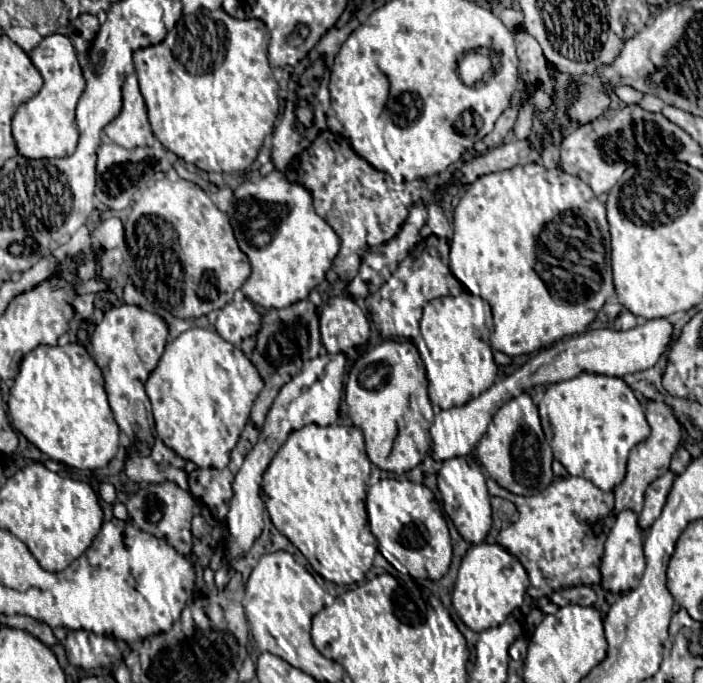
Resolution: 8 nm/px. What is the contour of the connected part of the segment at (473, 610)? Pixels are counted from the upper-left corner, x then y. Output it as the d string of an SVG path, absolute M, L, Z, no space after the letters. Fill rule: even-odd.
M497 543L471 545L459 567L459 575L453 589L453 607L469 629L481 633L485 629L501 625L507 619L507 615L523 603L527 585L527 571L519 563L519 559L507 549L503 549Z

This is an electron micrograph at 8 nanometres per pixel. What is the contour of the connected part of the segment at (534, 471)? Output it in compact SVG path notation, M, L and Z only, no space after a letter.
M521 393L519 397L507 401L493 415L487 433L481 437L475 451L485 473L489 473L493 481L497 481L503 489L515 495L541 493L553 479L553 471L551 471L553 453L549 443L545 441L537 407L533 405L527 393Z

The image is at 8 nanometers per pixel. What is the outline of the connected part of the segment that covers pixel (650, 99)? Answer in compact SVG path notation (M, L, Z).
M645 95L645 99L639 103L643 109L647 109L649 113L659 113L663 107L665 107L665 103L659 99L659 97L655 97L655 95Z

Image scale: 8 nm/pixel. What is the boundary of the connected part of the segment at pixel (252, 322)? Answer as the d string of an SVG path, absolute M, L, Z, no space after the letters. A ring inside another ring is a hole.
M250 301L229 303L219 309L215 331L229 343L241 345L245 337L255 336L261 327L261 314ZM249 333L249 335L245 335Z

